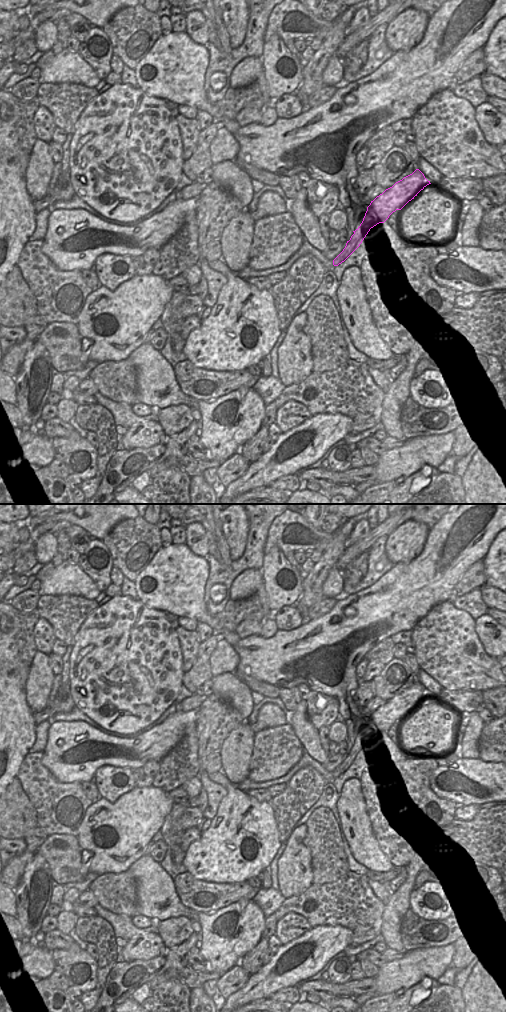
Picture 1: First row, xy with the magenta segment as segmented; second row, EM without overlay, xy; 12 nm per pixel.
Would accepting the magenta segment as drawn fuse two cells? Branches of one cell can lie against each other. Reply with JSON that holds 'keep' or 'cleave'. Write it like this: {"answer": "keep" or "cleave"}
{"answer": "keep"}

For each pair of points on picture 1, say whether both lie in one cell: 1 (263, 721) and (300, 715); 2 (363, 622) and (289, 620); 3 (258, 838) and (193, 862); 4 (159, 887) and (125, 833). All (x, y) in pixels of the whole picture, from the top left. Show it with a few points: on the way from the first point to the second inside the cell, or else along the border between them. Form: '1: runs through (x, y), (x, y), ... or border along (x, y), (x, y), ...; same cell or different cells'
1: border along (288, 716), (289, 722); different cells
2: border along (303, 622), (291, 630), (282, 630), (280, 628); different cells
3: runs through (242, 839), (230, 851), (209, 859); same cell
4: border along (143, 855), (128, 869); different cells

